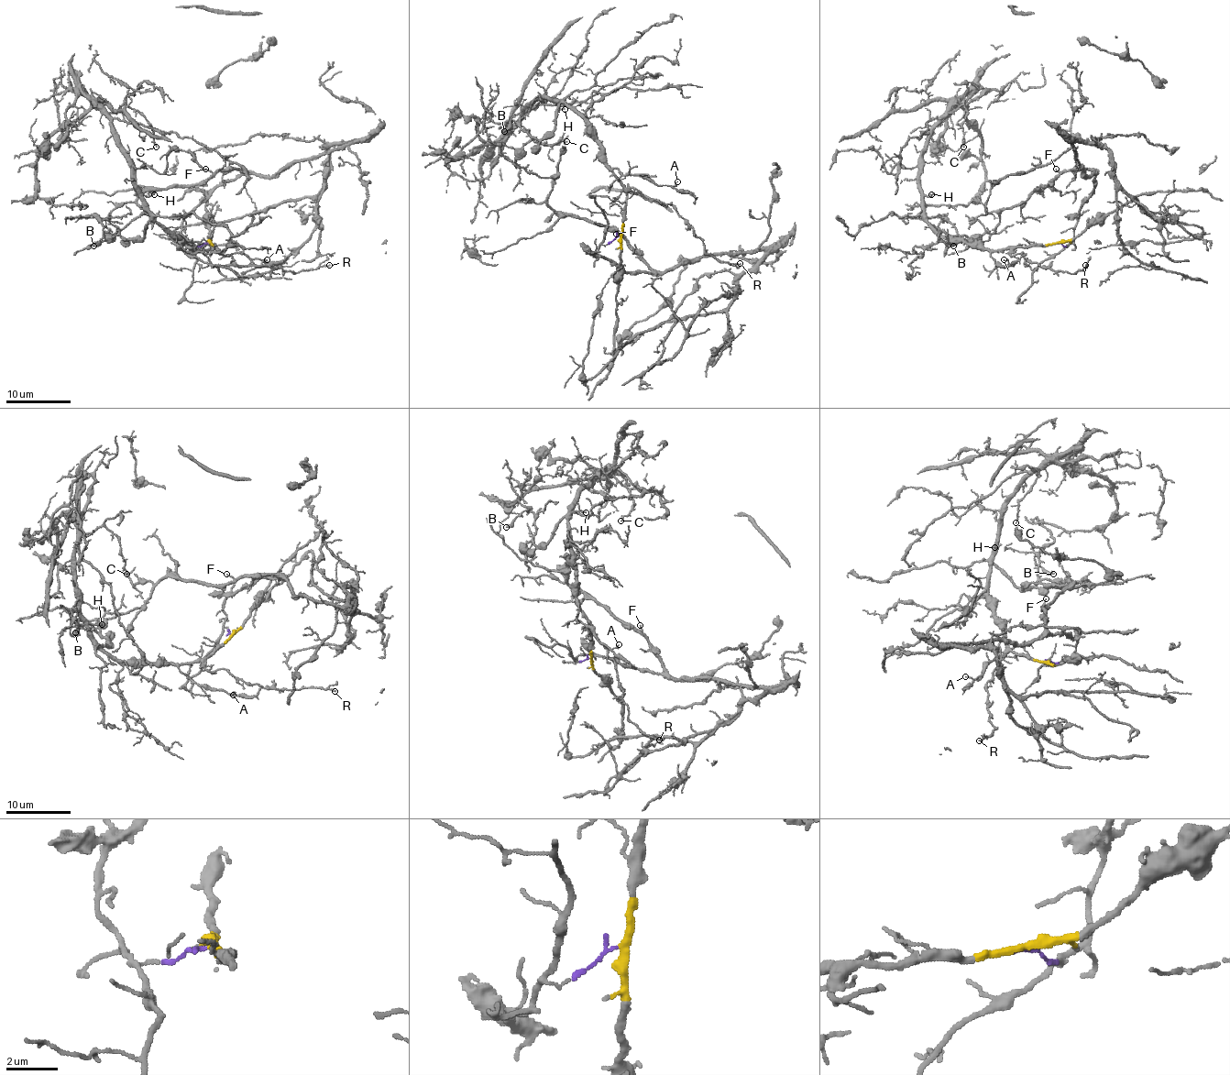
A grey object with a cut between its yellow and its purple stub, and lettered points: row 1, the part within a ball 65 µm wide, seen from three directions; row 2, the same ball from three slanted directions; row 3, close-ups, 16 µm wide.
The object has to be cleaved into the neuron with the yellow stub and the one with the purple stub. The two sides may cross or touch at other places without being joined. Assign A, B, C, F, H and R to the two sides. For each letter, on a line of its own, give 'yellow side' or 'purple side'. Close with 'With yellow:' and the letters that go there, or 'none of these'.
A: yellow side
B: yellow side
C: yellow side
F: purple side
H: yellow side
R: yellow side
With yellow: A, B, C, H, R

